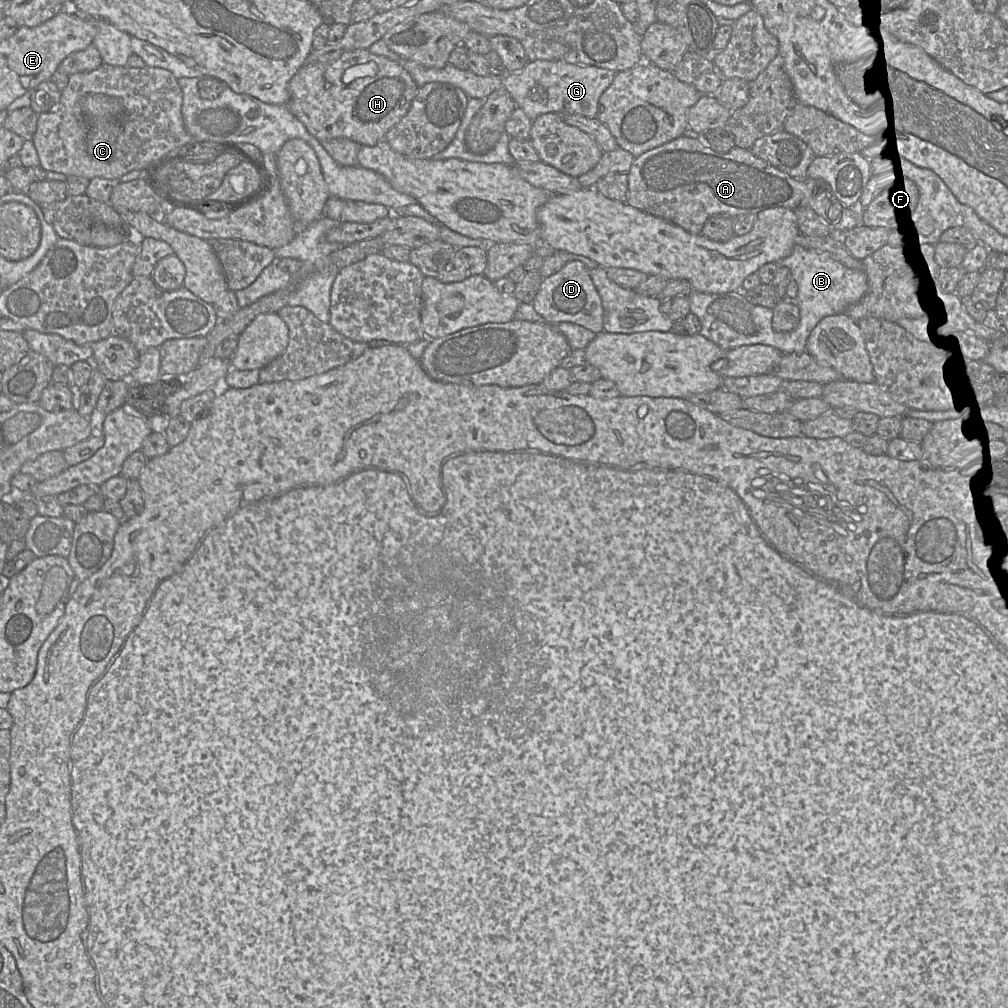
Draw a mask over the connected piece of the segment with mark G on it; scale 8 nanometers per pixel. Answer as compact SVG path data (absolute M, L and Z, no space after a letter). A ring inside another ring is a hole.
M535 60L528 62L521 70L505 75L502 87L531 120L545 113L595 118L600 96L611 85L615 74L614 71L596 66L561 60Z

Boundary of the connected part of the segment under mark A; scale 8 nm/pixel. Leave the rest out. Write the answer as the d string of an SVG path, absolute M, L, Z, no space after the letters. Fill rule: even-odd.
M684 134L637 156L628 172L627 202L629 205L649 214L663 218L680 226L687 232L701 234L706 221L716 215L732 218L776 207L810 208L823 218L833 232L845 233L860 224L853 209L846 208L835 197L830 186L821 179L795 179L756 157L750 149L734 147L729 152L717 152L702 138L690 138Z

